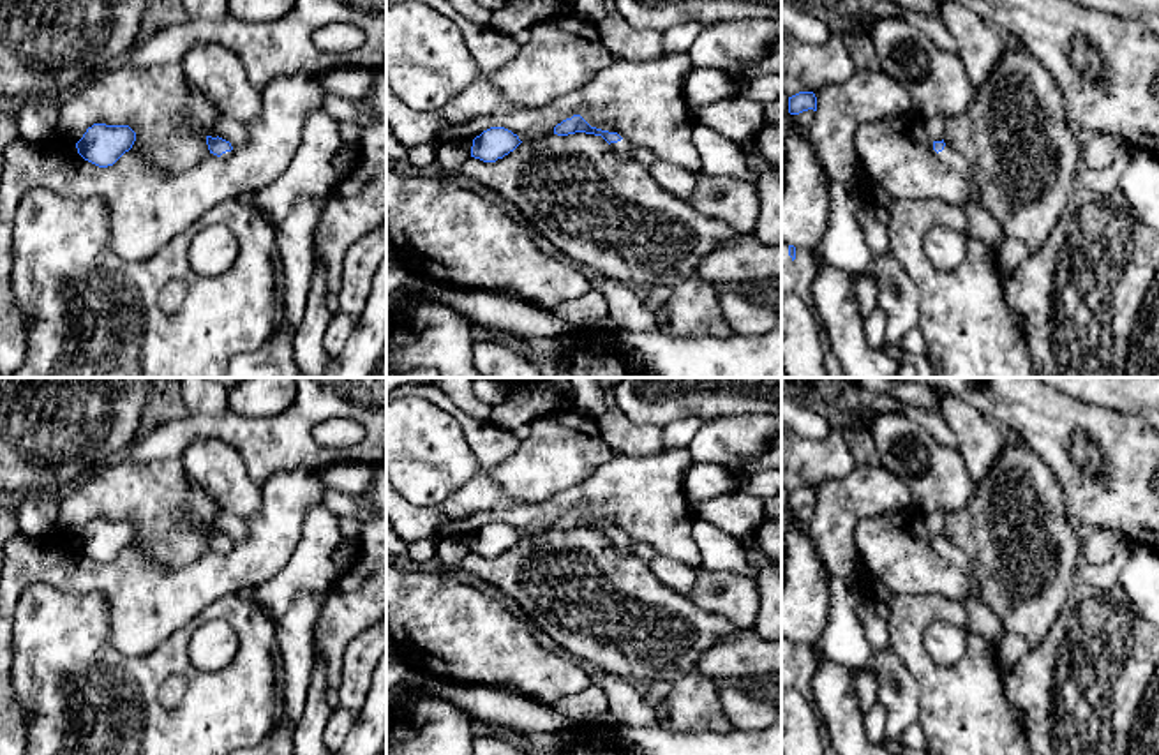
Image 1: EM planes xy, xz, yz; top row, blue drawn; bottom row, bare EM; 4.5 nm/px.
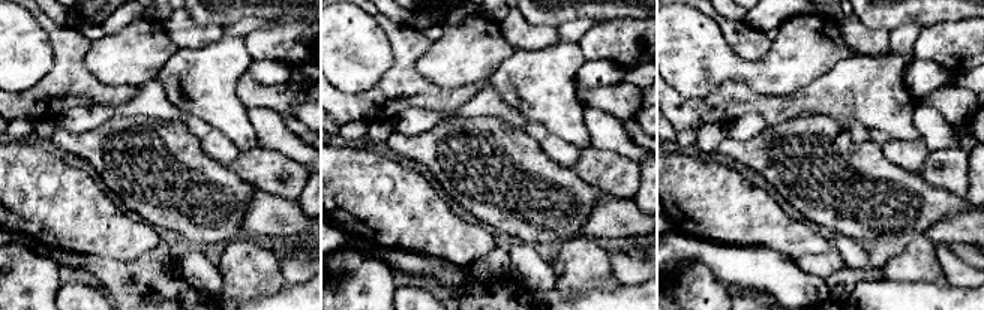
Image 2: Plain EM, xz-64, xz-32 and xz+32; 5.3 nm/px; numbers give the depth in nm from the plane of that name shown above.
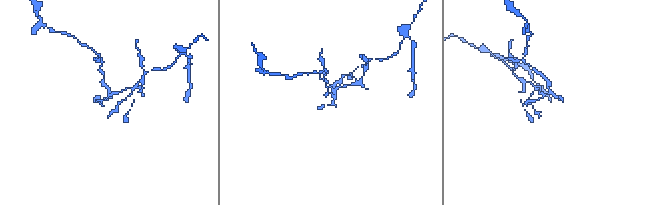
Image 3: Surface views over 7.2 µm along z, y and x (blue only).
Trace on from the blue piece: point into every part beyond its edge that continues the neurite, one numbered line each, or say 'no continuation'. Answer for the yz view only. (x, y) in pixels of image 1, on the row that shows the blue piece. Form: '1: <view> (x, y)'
1: yz (953, 159)

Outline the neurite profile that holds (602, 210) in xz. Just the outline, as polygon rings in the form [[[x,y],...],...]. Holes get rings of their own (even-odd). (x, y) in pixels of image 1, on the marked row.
[[[586,132],[549,134],[520,143],[496,162],[469,157],[464,176],[513,203],[554,247],[573,263],[594,268],[600,277],[642,288],[658,277],[690,277],[720,243],[743,233],[702,215],[688,199],[662,191],[647,168],[621,159],[602,138]]]

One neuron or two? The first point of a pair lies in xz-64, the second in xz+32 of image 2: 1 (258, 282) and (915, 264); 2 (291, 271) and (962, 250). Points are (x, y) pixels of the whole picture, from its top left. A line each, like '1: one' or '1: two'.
1: one
2: two

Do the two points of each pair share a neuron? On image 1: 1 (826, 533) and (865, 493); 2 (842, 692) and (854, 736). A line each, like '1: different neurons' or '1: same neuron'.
1: same neuron
2: same neuron

